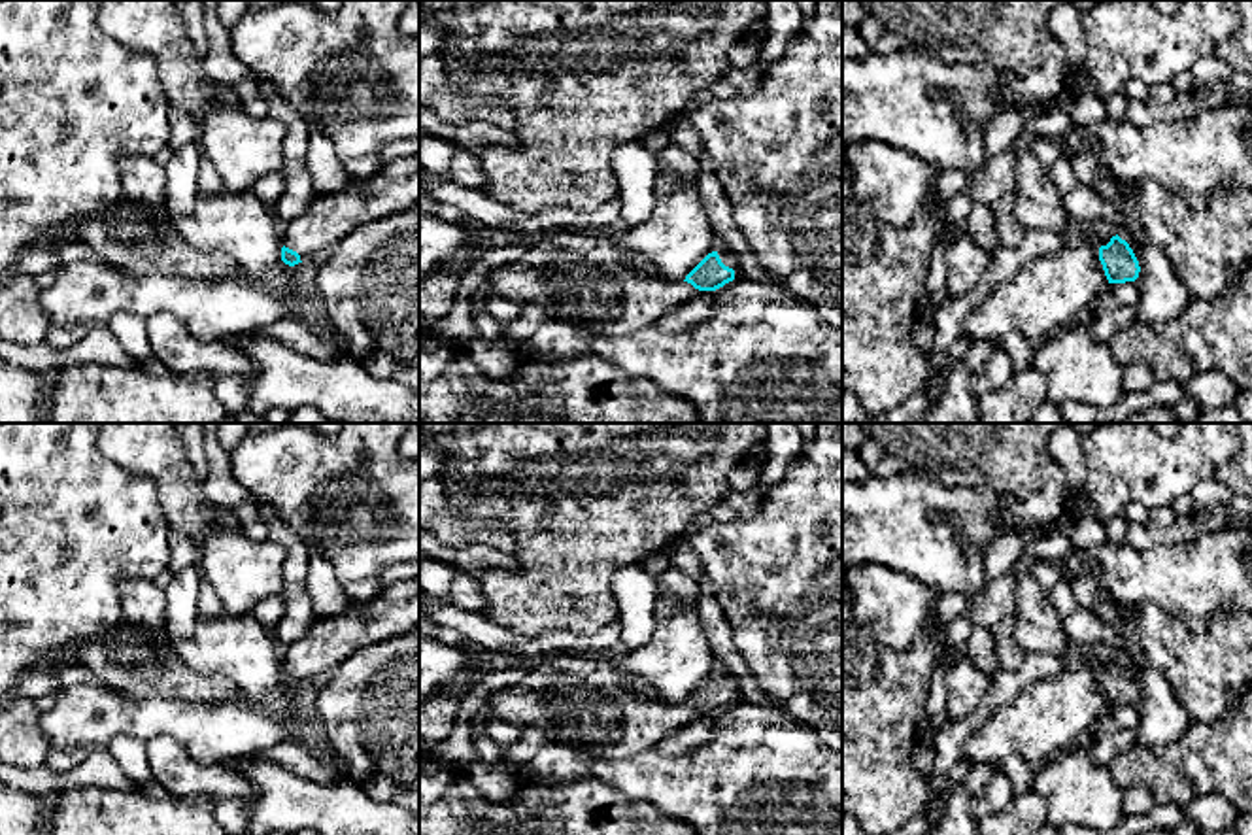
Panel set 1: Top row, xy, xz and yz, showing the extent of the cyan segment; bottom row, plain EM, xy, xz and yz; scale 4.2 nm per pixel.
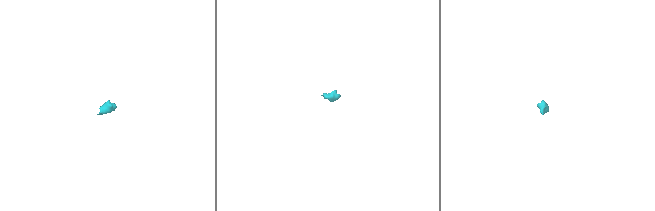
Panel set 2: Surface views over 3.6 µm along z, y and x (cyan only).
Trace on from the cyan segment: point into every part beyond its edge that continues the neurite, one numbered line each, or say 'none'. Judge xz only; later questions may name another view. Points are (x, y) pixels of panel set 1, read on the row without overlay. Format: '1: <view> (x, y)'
1: xz (729, 682)
2: xz (580, 699)

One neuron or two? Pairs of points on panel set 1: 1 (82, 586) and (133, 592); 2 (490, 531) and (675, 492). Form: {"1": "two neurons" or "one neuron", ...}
{"1": "two neurons", "2": "two neurons"}

